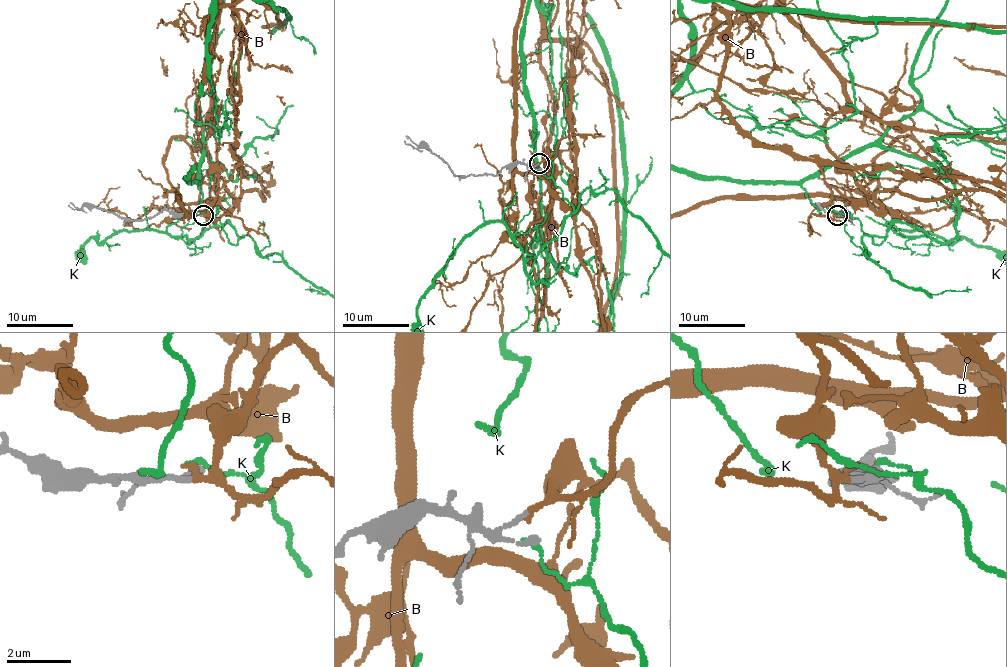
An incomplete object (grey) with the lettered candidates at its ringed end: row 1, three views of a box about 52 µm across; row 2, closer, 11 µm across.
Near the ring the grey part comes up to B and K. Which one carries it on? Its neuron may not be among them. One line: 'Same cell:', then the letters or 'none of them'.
Same cell: B

